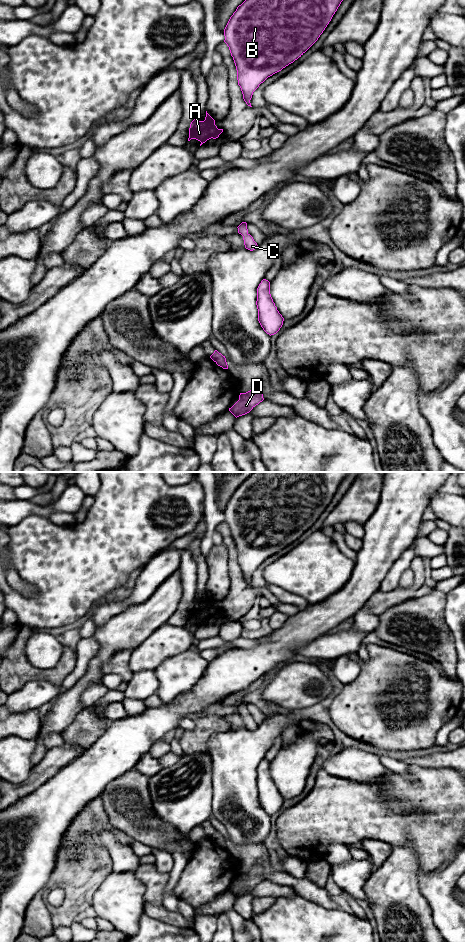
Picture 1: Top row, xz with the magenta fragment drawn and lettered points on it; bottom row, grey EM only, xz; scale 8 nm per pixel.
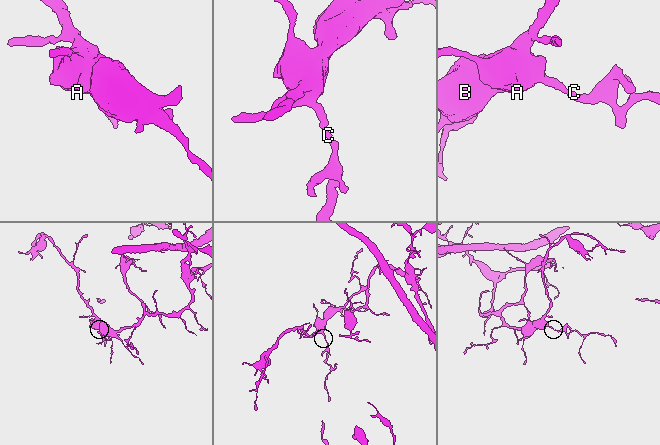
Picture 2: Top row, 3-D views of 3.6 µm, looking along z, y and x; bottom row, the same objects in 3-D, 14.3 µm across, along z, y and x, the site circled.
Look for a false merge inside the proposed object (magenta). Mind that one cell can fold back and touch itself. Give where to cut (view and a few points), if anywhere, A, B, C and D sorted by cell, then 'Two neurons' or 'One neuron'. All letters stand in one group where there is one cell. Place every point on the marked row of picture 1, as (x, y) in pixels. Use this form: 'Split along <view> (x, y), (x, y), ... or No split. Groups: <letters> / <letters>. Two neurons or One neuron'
No split. Groups: A B C D. One neuron

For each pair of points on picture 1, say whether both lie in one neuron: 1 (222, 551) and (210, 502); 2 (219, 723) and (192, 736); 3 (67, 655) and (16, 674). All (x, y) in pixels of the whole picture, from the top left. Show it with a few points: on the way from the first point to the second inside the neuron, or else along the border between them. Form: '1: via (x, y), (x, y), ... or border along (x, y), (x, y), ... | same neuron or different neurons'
1: border along (214, 544), (206, 557) | different neurons
2: via (212, 724), (209, 724), (199, 734) | same neuron
3: via (59, 669), (54, 674), (30, 674) | same neuron

